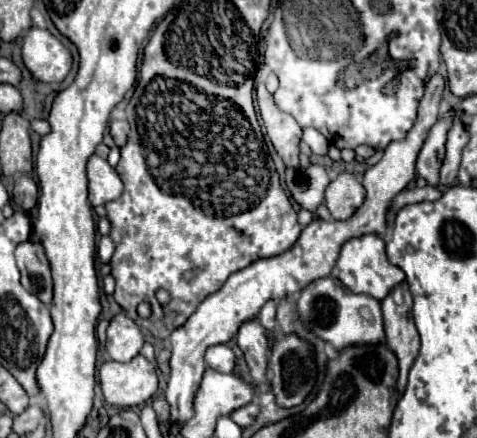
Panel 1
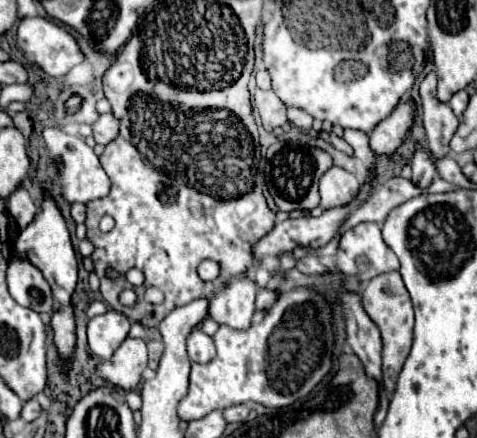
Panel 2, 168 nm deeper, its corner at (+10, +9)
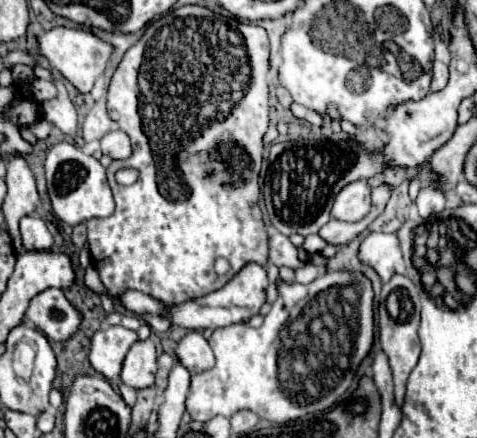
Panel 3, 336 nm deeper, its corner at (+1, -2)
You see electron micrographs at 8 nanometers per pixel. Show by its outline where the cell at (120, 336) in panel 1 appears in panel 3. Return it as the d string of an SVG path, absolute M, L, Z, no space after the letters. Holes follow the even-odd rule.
M106 326L92 336L90 346L90 364L108 380L118 380L122 362L130 346L138 340L134 330L124 326Z

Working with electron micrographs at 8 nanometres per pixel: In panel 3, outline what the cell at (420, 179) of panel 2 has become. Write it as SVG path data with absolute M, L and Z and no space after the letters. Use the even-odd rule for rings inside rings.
M424 186L416 198L416 206L418 206L418 214L422 218L428 218L432 214L438 214L444 210L444 194L438 192L438 188L434 186Z

